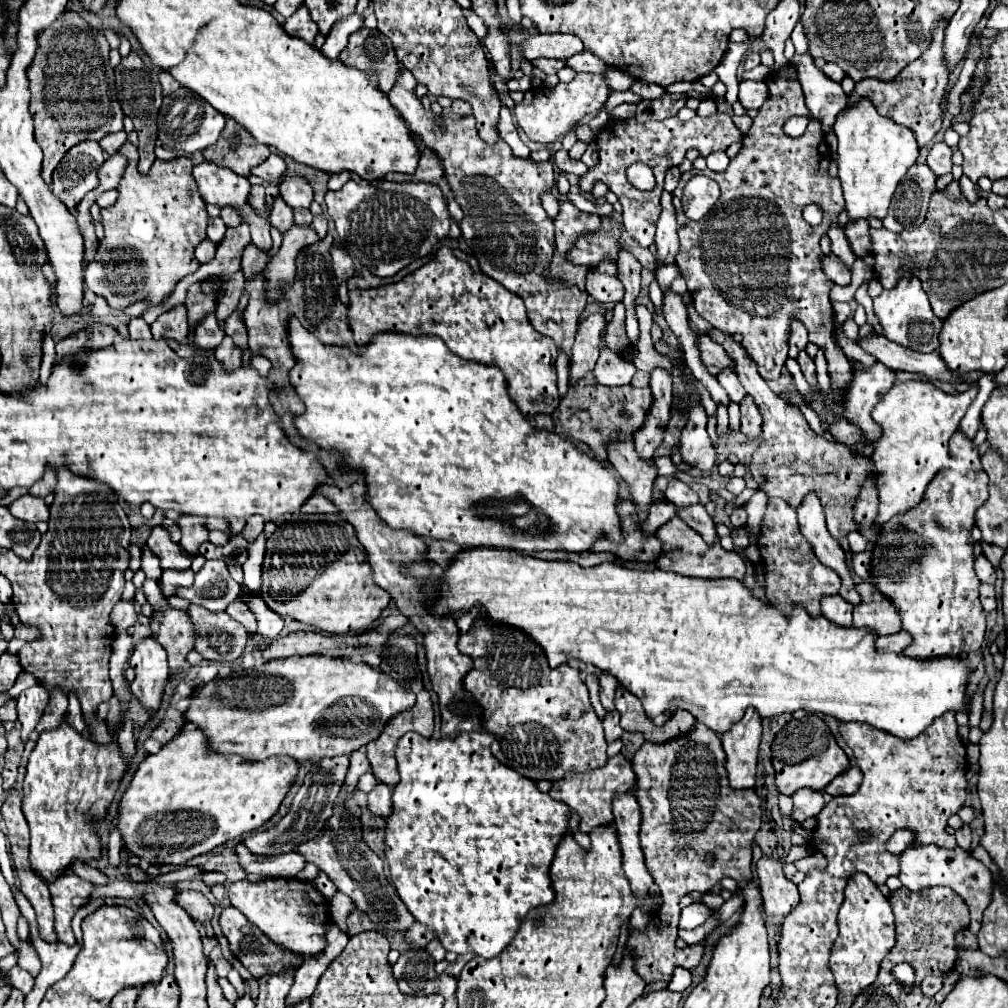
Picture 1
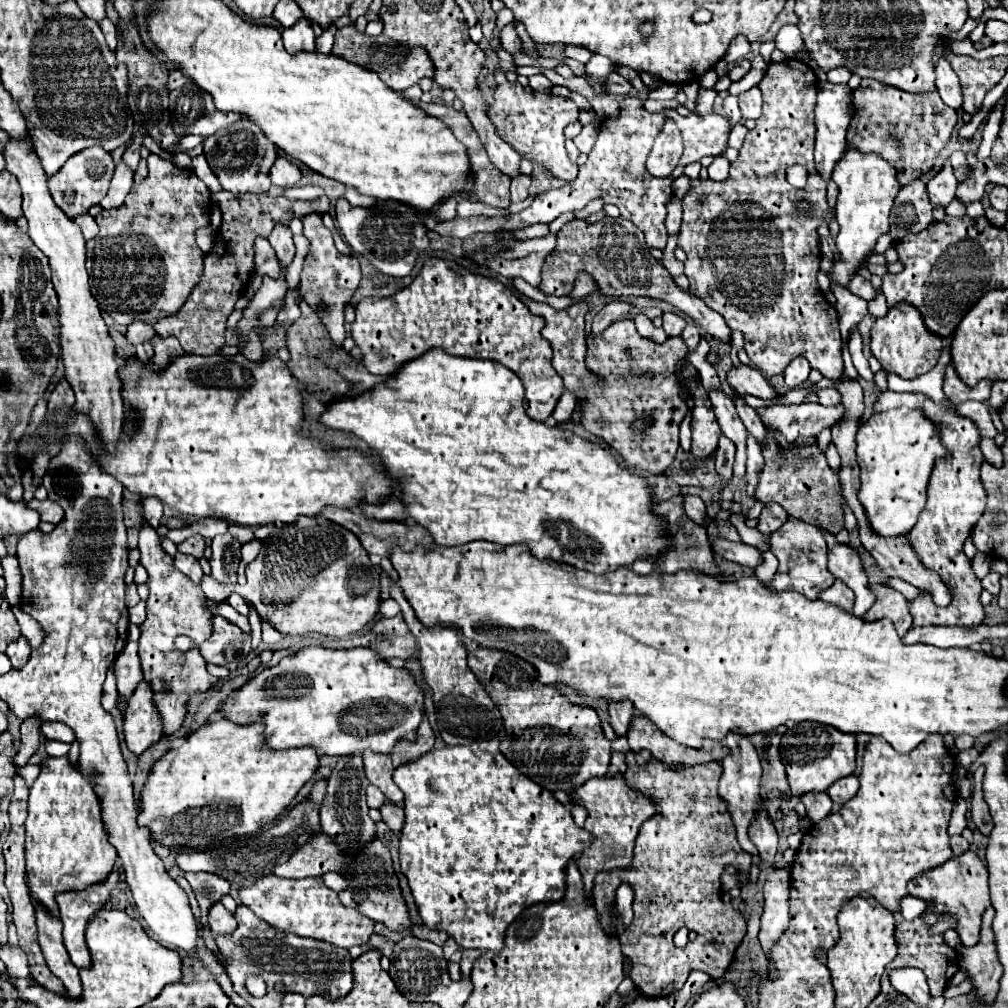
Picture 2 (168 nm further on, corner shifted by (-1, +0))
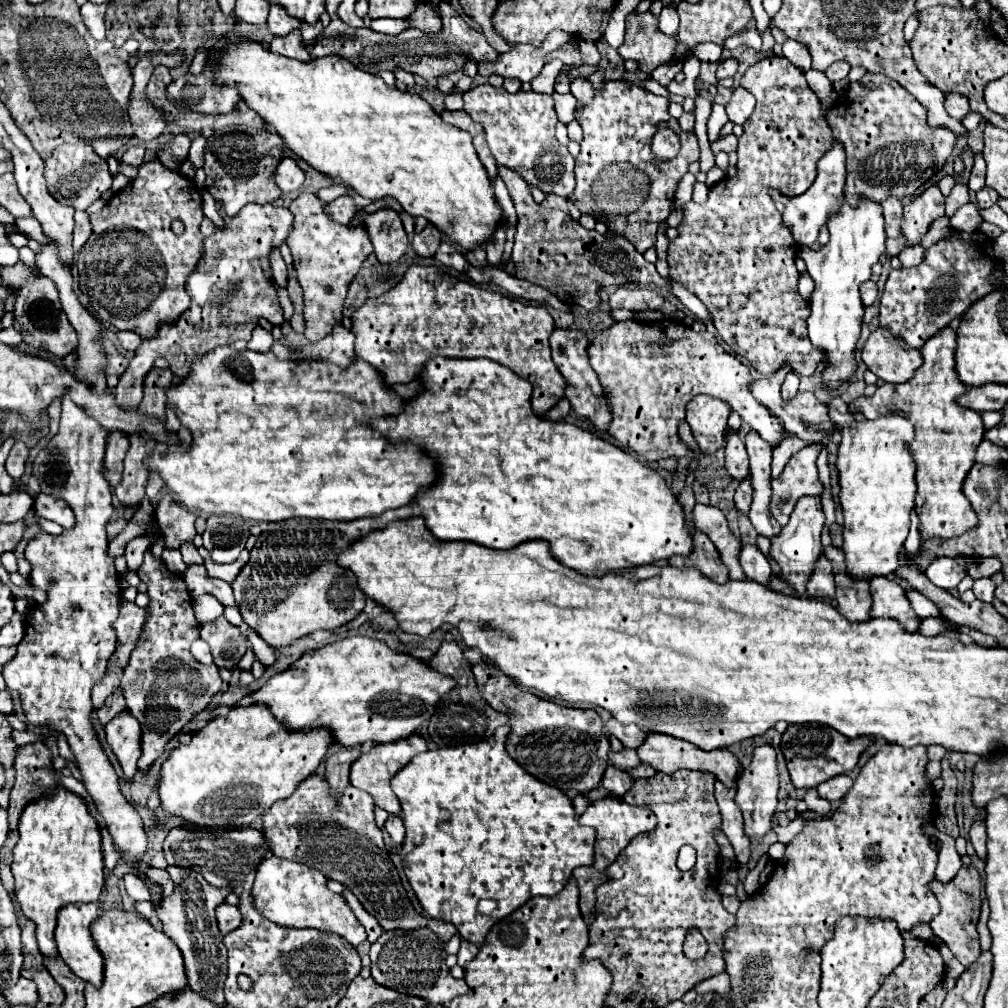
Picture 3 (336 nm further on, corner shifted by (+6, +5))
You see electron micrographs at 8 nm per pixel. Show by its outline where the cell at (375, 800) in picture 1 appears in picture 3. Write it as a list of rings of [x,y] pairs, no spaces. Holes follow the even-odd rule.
[[[390,814],[388,820],[386,820],[386,824],[384,824],[384,828],[386,828],[386,832],[392,836],[392,840],[396,844],[402,844],[402,840],[404,840],[404,824],[402,824],[400,816]]]

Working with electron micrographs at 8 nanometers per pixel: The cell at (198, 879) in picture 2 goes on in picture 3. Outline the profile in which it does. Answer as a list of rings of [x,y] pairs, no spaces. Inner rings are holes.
[[[168,866],[166,868],[170,878],[174,880],[174,894],[164,898],[164,910],[158,912],[158,918],[162,920],[162,932],[170,936],[170,940],[180,948],[184,956],[188,986],[194,992],[200,992],[208,1000],[214,1000],[216,1004],[224,1006],[224,980],[226,980],[226,948],[222,944],[222,934],[216,924],[214,908],[224,902],[228,888],[216,888],[210,882],[204,880],[198,872]]]

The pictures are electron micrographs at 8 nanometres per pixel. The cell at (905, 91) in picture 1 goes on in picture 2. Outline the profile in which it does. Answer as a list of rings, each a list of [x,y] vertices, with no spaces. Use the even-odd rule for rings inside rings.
[[[875,79],[861,81],[861,87],[853,93],[853,109],[847,141],[853,141],[853,149],[861,153],[879,153],[891,161],[899,169],[901,187],[929,171],[927,165],[947,147],[957,125],[957,113],[941,101],[937,91],[925,95],[903,93]]]

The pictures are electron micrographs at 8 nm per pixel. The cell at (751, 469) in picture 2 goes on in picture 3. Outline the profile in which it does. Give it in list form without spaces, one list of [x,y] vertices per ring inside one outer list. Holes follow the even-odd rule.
[[[750,474],[738,482],[736,486],[736,494],[734,494],[734,502],[736,502],[736,508],[742,510],[742,512],[748,512],[750,508],[750,502],[752,502],[752,480],[750,480]]]

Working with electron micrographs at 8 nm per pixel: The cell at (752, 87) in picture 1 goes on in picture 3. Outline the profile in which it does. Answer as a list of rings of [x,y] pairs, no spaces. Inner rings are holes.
[[[742,86],[732,88],[732,98],[726,104],[728,118],[734,124],[744,124],[750,118],[752,110],[754,110],[754,96],[746,88],[742,88]]]

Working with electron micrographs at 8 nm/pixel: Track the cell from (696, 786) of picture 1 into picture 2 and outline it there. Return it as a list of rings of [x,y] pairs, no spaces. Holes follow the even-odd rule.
[[[649,763],[645,767],[633,765],[625,773],[625,781],[631,789],[639,791],[641,795],[649,795],[647,799],[655,803],[659,809],[651,819],[648,819],[640,827],[635,840],[633,859],[629,869],[615,869],[615,871],[601,871],[595,877],[595,887],[593,887],[593,901],[595,909],[599,913],[599,923],[607,933],[617,935],[621,941],[621,951],[623,955],[631,961],[629,977],[639,989],[639,993],[647,999],[659,999],[659,997],[669,997],[671,993],[679,991],[689,973],[699,969],[707,973],[713,979],[721,979],[727,971],[727,967],[733,961],[733,955],[737,947],[741,945],[745,937],[745,919],[741,913],[733,909],[733,905],[725,905],[721,901],[721,883],[719,877],[725,871],[725,867],[735,867],[737,871],[749,871],[751,865],[751,855],[745,853],[735,837],[735,825],[731,821],[731,815],[727,813],[727,807],[723,799],[717,795],[717,781],[722,774],[721,763],[703,763],[695,767],[685,767],[683,773],[671,771],[665,765],[659,763]],[[621,883],[631,885],[635,899],[633,899],[633,923],[629,927],[623,925],[621,915],[617,915],[617,923],[613,925],[613,907],[615,907],[615,891]],[[687,927],[689,931],[697,933],[695,941],[689,941],[687,947],[679,949],[673,945],[673,935],[681,929]]]

